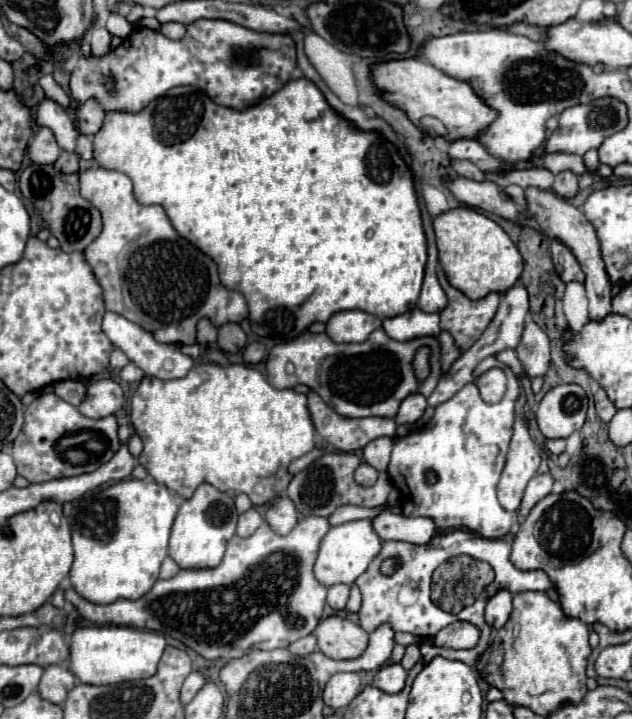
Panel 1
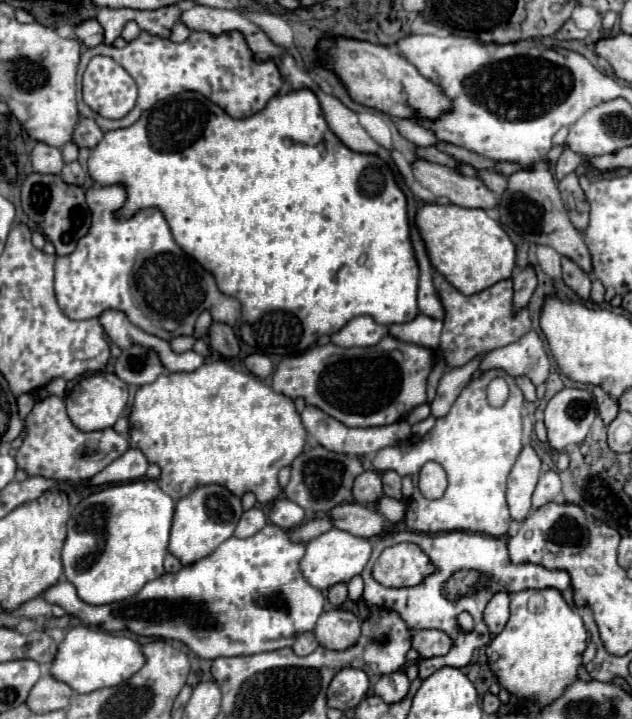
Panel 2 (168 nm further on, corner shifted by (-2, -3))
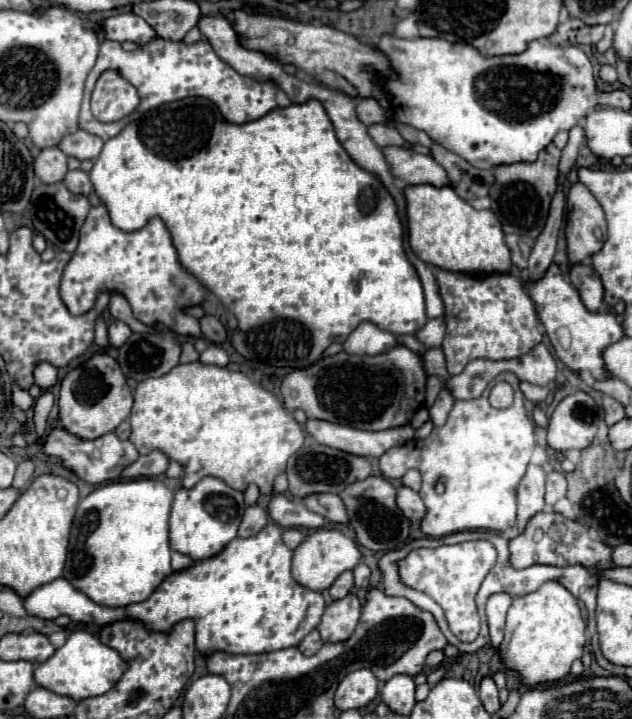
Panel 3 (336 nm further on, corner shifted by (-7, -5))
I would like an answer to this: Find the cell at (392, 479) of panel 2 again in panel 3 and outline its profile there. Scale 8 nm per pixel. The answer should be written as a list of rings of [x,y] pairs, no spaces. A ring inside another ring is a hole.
[[[401,485],[397,487],[397,507],[401,507],[403,515],[413,523],[417,525],[421,521],[421,517],[425,515],[425,505],[419,497],[419,493],[415,493],[413,489]]]

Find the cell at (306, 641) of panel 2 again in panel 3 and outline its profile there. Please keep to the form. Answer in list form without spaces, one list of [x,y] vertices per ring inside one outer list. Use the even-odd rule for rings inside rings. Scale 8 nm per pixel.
[[[315,629],[315,631],[311,631],[311,633],[299,643],[299,651],[301,651],[303,655],[315,655],[315,653],[321,649],[321,645],[323,645],[323,641],[319,639],[319,631]]]

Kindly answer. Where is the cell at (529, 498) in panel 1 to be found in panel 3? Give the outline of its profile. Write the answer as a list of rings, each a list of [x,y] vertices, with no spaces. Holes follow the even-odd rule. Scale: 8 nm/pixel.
[[[553,471],[547,475],[547,493],[545,493],[545,503],[555,505],[559,499],[563,499],[567,493],[567,479],[563,473]]]

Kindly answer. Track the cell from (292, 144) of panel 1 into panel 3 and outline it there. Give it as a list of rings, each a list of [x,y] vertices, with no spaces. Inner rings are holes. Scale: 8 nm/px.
[[[187,97],[173,103],[165,103],[153,111],[147,111],[141,119],[131,121],[119,135],[105,141],[105,147],[101,155],[95,159],[89,175],[95,193],[109,211],[111,223],[121,231],[141,229],[151,217],[163,219],[163,223],[171,233],[173,245],[179,253],[181,265],[189,273],[193,273],[205,285],[205,289],[217,295],[231,313],[235,313],[239,321],[239,331],[245,335],[235,333],[231,337],[231,343],[247,359],[261,361],[271,367],[303,369],[313,365],[333,341],[343,343],[349,337],[349,333],[363,321],[371,321],[393,335],[415,333],[427,323],[423,287],[415,267],[409,263],[403,249],[403,225],[397,215],[395,199],[391,197],[391,193],[385,189],[385,185],[375,173],[361,169],[347,155],[347,151],[341,147],[341,143],[335,137],[333,125],[323,105],[317,99],[309,99],[305,103],[293,103],[283,109],[277,107],[269,111],[265,117],[243,125],[235,125],[223,119],[217,105],[203,97]]]

